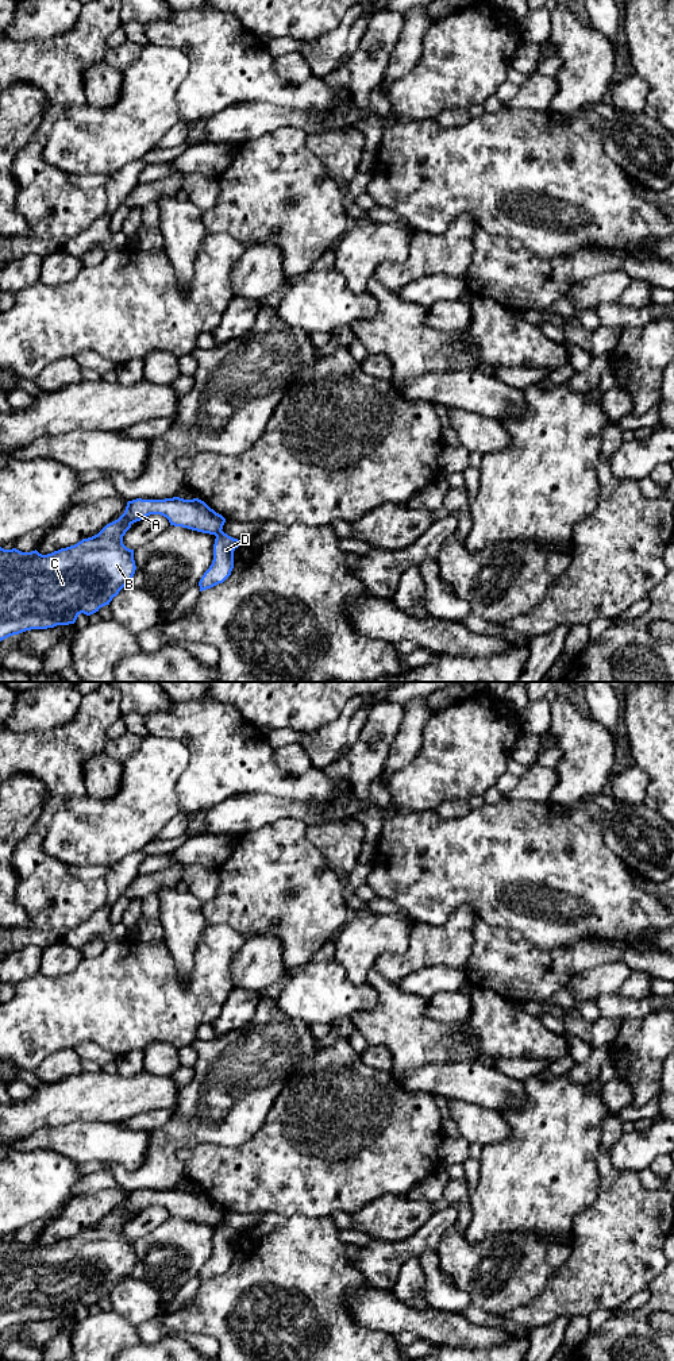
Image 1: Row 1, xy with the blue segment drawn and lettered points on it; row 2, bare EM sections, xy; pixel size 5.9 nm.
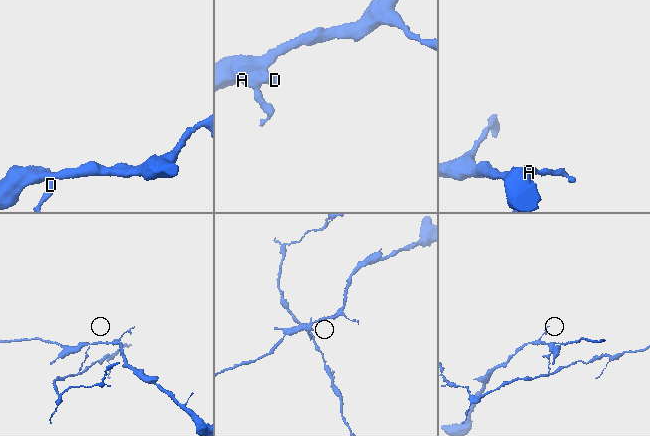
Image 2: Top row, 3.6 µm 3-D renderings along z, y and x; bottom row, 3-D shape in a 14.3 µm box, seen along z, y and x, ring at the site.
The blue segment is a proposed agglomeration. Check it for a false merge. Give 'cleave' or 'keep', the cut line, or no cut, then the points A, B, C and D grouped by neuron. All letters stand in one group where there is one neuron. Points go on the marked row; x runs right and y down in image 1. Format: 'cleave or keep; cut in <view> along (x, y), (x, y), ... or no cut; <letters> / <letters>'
cleave; cut in xy along (222, 531), (215, 535); A B C / D

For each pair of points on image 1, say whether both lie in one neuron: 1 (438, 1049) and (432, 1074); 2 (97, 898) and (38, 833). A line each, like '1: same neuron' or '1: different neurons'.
1: different neurons
2: same neuron

